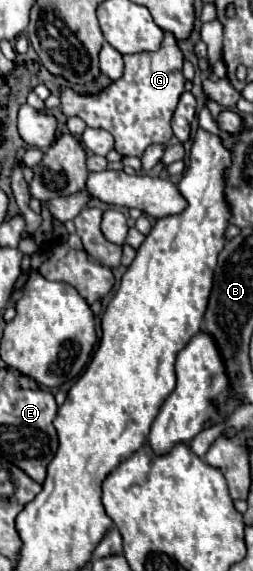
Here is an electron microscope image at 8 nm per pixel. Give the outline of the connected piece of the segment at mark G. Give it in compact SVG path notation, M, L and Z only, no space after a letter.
M172 33L164 35L162 47L156 53L124 55L124 75L96 97L84 97L72 89L62 91L62 111L66 117L80 117L88 127L106 129L116 141L120 155L140 157L148 145L166 145L172 139L170 119L184 91L182 51Z

